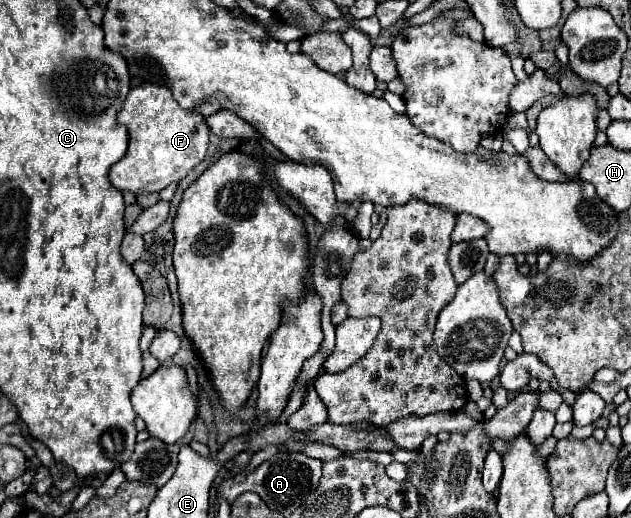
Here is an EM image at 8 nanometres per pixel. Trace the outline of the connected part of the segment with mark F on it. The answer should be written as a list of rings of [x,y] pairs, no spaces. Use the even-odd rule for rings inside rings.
[[[142,82],[132,88],[118,112],[118,122],[128,128],[130,144],[126,156],[110,168],[110,182],[122,192],[160,192],[168,184],[180,182],[206,156],[210,128],[206,126],[204,116],[180,108],[166,86]]]

